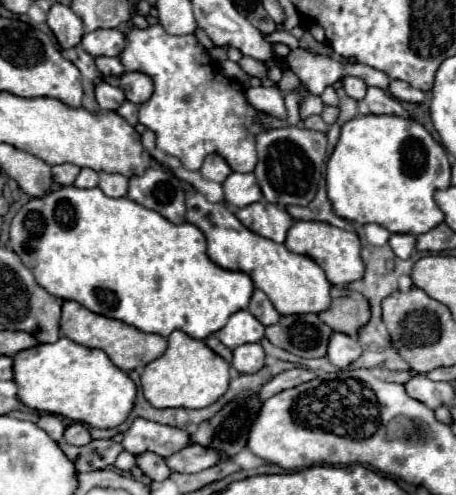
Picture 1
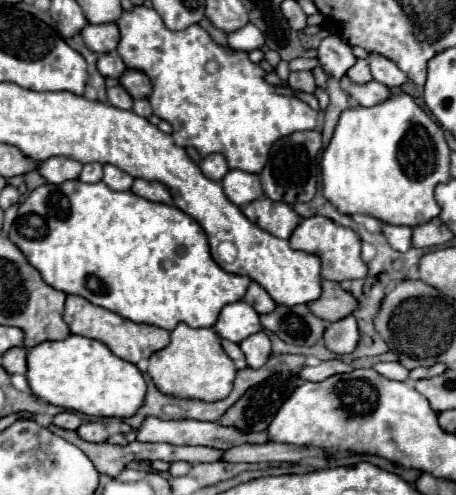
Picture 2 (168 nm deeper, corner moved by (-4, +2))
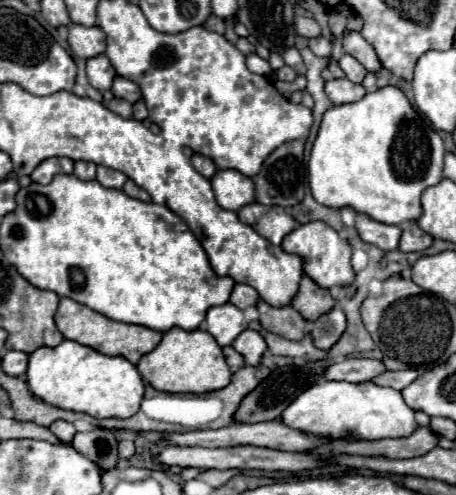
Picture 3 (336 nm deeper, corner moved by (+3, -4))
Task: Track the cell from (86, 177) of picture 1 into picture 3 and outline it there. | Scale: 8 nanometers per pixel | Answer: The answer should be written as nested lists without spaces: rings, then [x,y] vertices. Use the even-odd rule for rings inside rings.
[[[76,162],[74,164],[74,176],[80,180],[94,180],[96,178],[96,164],[94,162]]]

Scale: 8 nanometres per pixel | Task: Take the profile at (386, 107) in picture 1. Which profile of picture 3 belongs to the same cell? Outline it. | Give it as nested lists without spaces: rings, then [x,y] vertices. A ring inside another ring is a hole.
[[[338,78],[326,82],[326,94],[334,104],[350,104],[364,98],[366,90],[362,84],[354,84],[348,78]]]

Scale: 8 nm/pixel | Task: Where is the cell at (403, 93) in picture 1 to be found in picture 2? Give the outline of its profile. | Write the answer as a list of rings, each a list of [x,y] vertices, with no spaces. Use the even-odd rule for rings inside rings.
[[[371,52],[369,54],[369,66],[371,66],[371,74],[377,82],[393,88],[393,86],[401,86],[403,82],[407,82],[407,76],[397,68],[397,64],[393,64],[389,58],[385,58],[383,54]]]

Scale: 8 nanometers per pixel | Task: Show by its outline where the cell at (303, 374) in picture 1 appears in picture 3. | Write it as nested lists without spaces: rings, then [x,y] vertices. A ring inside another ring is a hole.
[[[346,358],[338,364],[324,368],[324,380],[346,380],[346,382],[368,382],[382,374],[386,368],[380,360],[370,358]]]

